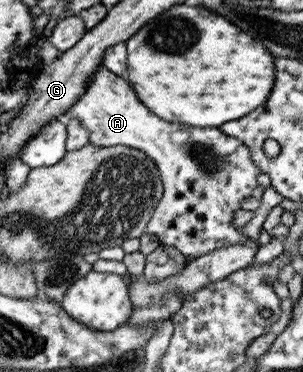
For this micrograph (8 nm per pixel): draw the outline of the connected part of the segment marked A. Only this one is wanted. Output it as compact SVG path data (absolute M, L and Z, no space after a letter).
M103 65L99 66L99 70L90 79L87 92L57 120L68 122L76 119L83 122L90 131L90 142L93 145L129 146L146 153L155 162L160 171L160 179L164 183L164 192L152 218L145 226L145 232L154 234L161 244L173 246L180 254L195 259L224 246L242 244L247 239L244 227L232 225L232 216L246 199L252 197L252 191L259 186L257 180L261 170L251 159L249 148L242 141L224 134L219 127L184 126L180 122L166 122L154 116L138 100L138 95L134 94L134 89L126 79L103 68Z

